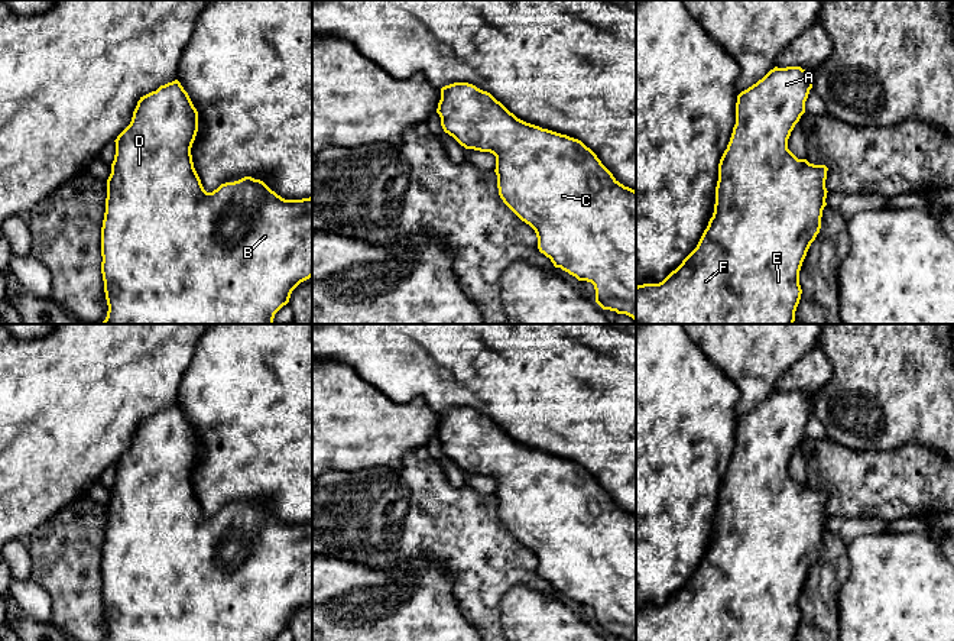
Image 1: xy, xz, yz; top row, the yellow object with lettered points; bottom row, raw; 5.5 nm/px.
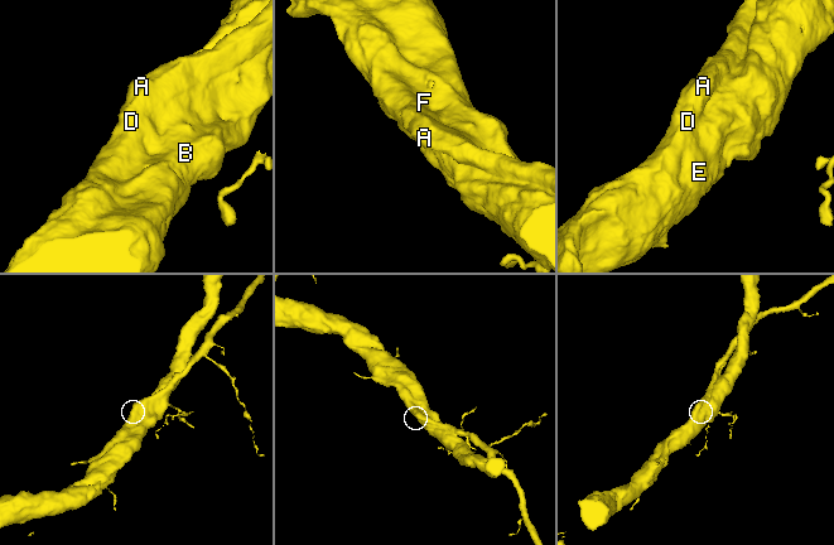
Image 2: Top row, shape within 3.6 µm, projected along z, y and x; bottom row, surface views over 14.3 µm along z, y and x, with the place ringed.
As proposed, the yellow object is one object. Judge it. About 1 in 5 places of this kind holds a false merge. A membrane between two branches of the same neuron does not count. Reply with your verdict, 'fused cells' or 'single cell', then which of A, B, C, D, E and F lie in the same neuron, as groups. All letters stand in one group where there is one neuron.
single cell; groups A B C D E F

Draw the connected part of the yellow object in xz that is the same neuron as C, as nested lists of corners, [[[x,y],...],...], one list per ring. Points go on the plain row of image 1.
[[[468,407],[441,412],[437,437],[445,457],[465,473],[496,480],[499,519],[538,561],[538,573],[578,605],[594,609],[596,627],[603,634],[636,641],[636,515],[620,508],[597,479],[581,464],[526,447],[510,437],[490,417]]]

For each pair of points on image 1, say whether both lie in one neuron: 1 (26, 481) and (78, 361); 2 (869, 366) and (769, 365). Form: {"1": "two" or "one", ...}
{"1": "one", "2": "two"}

